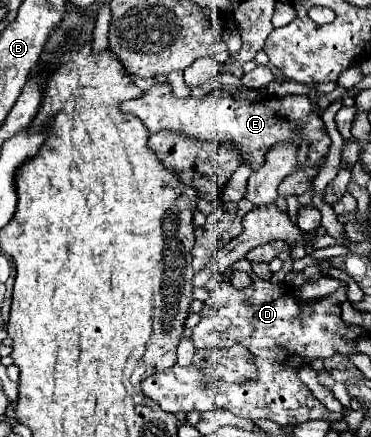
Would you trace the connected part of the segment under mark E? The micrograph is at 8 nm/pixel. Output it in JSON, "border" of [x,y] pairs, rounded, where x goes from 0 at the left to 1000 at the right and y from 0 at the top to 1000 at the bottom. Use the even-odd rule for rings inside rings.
{"border":[[[450,188],[418,192],[391,211],[391,224],[332,233],[332,256],[364,261],[407,307],[429,297],[477,297],[520,316],[547,316],[569,325],[633,325],[650,343],[650,371],[671,366],[682,389],[714,371],[714,343],[725,334],[784,320],[790,293],[817,297],[817,320],[838,320],[833,362],[817,384],[854,375],[871,357],[881,357],[892,316],[871,302],[871,275],[838,261],[838,233],[822,220],[768,220],[768,224],[714,224],[714,233],[655,238],[639,233],[617,211],[563,211],[547,224],[472,224],[461,215],[461,197]]]}

